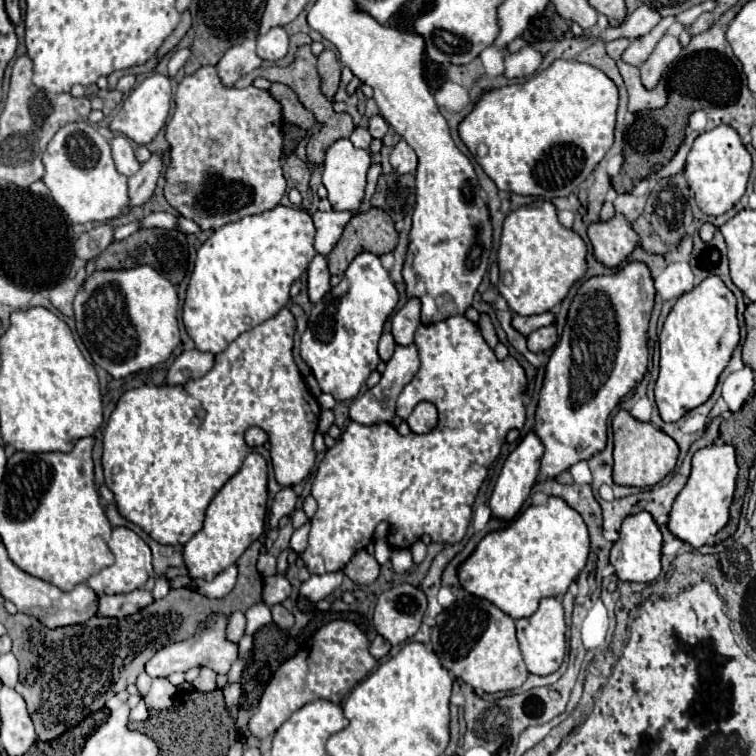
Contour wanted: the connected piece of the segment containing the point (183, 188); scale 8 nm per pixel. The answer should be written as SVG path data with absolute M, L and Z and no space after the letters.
M213 65L197 69L179 83L175 91L175 113L167 123L165 139L169 141L171 151L163 195L171 207L183 217L193 219L203 231L235 223L245 215L265 213L279 205L287 191L287 181L279 163L283 151L281 105L269 95L269 91L261 91L253 85L245 89L223 85Z

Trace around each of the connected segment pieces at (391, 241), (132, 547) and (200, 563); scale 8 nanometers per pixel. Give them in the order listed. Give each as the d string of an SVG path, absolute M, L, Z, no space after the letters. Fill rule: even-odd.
M371 207L365 213L355 215L329 253L329 269L333 275L343 275L355 255L369 251L375 255L391 253L397 245L397 231L391 217L383 209Z
M115 527L111 541L109 541L109 549L115 555L115 563L111 567L105 567L103 571L91 575L87 579L87 585L95 591L95 593L131 593L135 589L141 589L147 579L153 575L153 567L151 567L151 549L149 545L131 529L127 527Z
M249 453L239 473L235 473L207 507L203 529L195 533L183 549L185 567L191 579L213 581L231 567L243 551L263 535L267 513L267 463L259 453Z

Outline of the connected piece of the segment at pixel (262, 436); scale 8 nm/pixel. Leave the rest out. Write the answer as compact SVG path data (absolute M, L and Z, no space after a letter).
M249 427L247 433L245 433L245 441L247 441L249 447L259 447L267 441L267 433L259 427Z

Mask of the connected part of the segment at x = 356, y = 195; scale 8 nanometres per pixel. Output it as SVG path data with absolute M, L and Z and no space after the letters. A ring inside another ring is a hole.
M339 139L327 149L327 157L323 163L323 185L329 191L329 201L335 211L359 211L369 167L371 167L369 151L357 149L349 139Z

